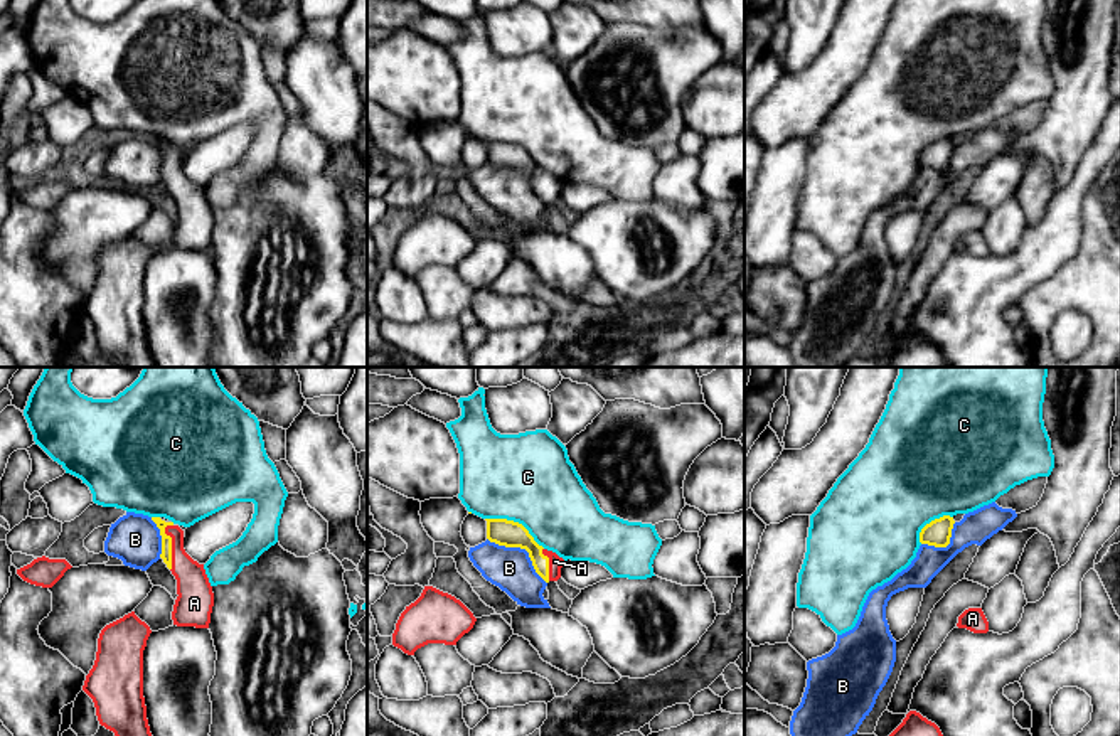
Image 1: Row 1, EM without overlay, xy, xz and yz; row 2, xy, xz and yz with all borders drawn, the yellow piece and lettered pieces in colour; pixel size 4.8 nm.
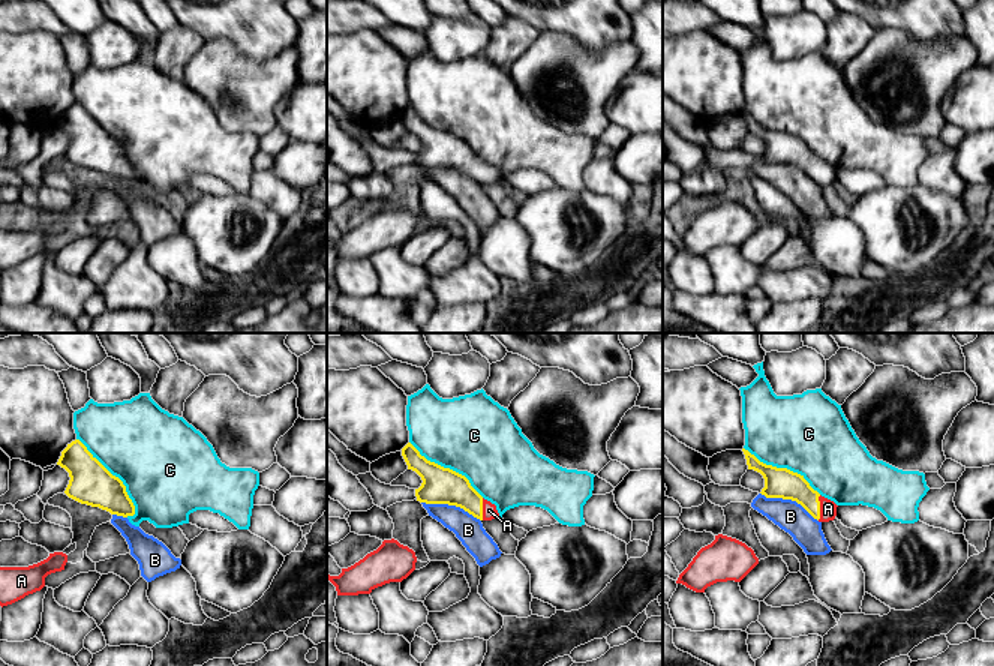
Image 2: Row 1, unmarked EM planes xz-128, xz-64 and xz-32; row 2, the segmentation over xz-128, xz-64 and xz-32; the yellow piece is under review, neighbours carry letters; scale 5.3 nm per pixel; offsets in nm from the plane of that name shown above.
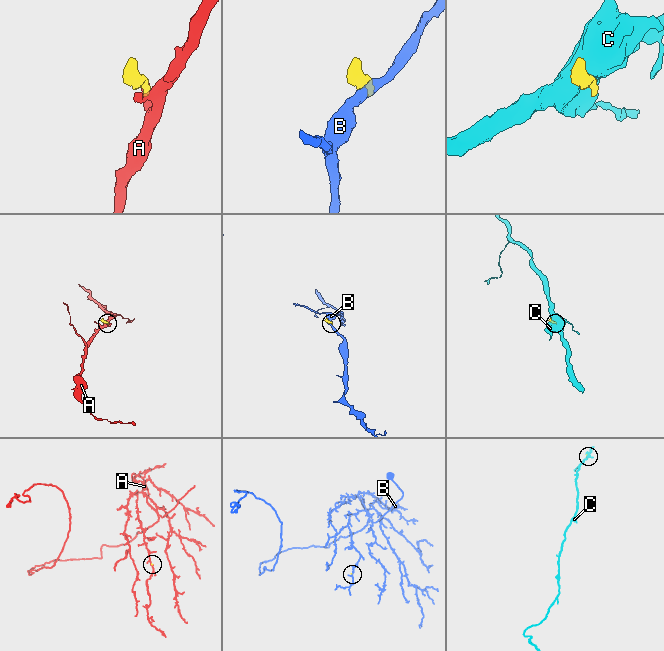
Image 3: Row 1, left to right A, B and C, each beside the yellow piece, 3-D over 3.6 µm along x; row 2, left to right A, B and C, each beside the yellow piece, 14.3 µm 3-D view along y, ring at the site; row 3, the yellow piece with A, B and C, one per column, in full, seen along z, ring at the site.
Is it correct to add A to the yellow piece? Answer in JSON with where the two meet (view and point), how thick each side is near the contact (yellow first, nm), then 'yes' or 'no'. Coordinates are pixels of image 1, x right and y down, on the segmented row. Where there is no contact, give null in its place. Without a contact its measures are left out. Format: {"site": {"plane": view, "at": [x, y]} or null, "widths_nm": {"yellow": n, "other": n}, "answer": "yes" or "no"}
{"site": {"plane": "xy", "at": [170, 548]}, "widths_nm": {"yellow": 50, "other": 160}, "answer": "yes"}

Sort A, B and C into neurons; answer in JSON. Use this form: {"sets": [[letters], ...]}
{"sets": [["A"], ["B"], ["C"]]}

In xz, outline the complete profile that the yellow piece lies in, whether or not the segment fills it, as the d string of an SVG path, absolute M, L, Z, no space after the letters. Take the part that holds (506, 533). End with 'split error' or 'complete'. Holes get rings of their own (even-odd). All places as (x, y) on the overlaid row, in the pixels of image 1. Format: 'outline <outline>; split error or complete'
outline M485 519L487 539L505 547L520 547L529 552L536 573L546 581L557 581L564 559L556 552L539 546L529 531L514 520L507 519Z; split error

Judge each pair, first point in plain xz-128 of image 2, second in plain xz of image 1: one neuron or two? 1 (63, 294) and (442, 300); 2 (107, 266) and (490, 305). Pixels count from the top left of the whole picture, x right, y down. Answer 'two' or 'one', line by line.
1: one
2: two

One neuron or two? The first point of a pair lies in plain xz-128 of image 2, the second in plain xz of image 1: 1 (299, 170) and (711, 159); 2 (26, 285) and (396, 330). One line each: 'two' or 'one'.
1: one
2: two

